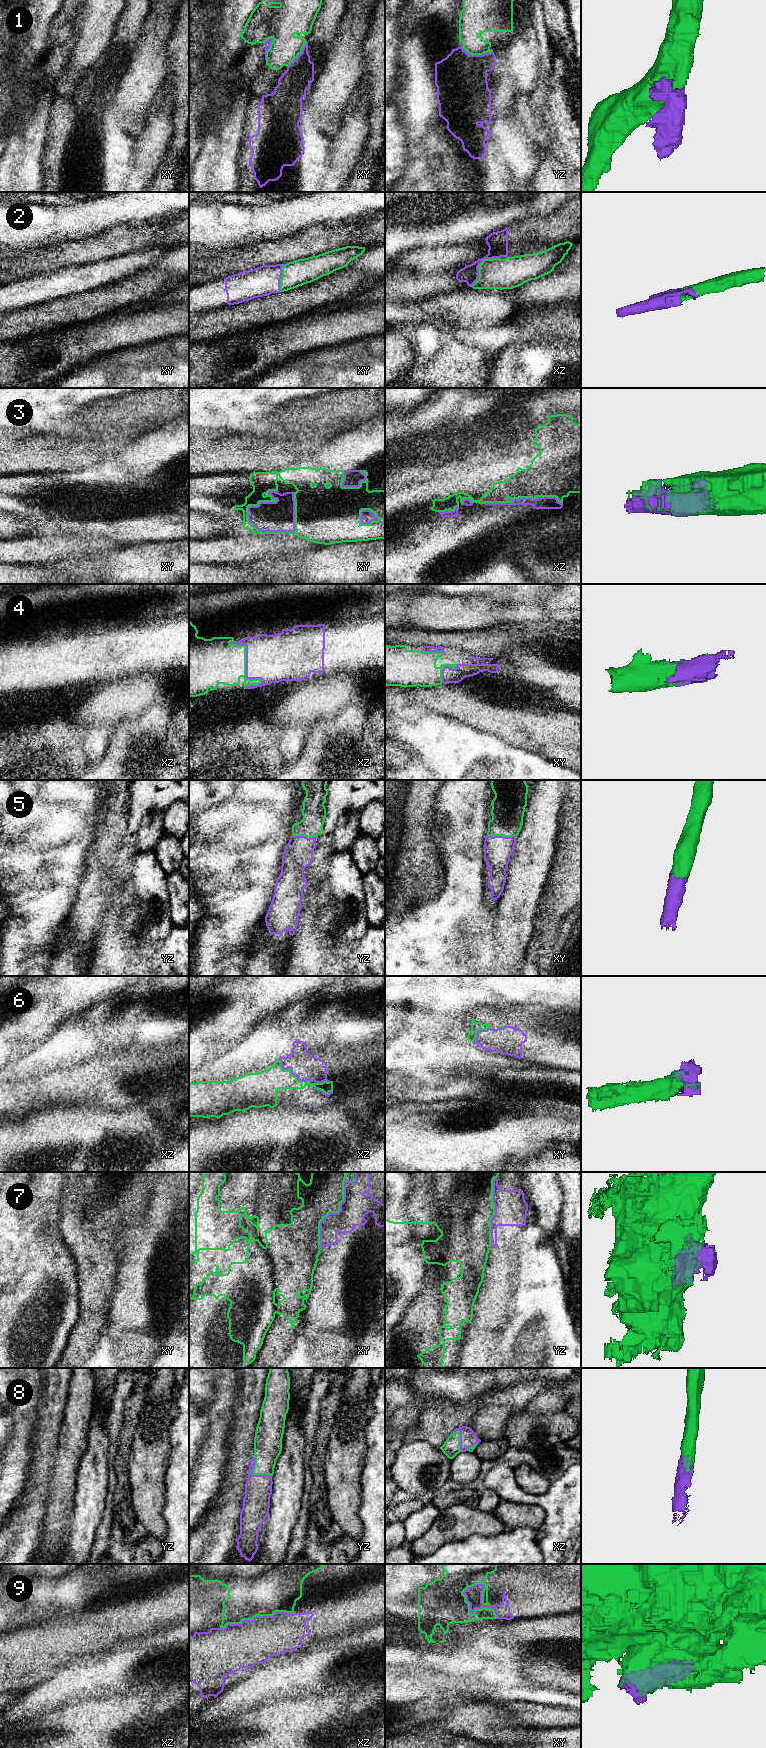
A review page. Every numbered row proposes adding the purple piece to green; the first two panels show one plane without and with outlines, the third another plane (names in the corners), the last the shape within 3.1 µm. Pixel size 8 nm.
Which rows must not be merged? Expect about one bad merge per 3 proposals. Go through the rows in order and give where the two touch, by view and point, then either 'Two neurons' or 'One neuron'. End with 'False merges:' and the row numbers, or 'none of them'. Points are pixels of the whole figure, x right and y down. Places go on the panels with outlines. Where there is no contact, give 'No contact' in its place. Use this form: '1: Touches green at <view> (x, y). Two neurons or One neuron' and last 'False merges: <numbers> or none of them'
1: Touches green at yz (477, 54). Two neurons
2: Touches green at xz (479, 266). One neuron
3: Touches green at xy (289, 532). One neuron
4: Touches green at xz (245, 664). One neuron
5: Touches green at xy (501, 835). One neuron
6: Touches green at xz (290, 1071). One neuron
7: Touches green at xy (336, 1212). Two neurons
8: Touches green at yz (253, 1474). One neuron
9: Touches green at xy (475, 1609). Two neurons
False merges: 1, 7, 9

